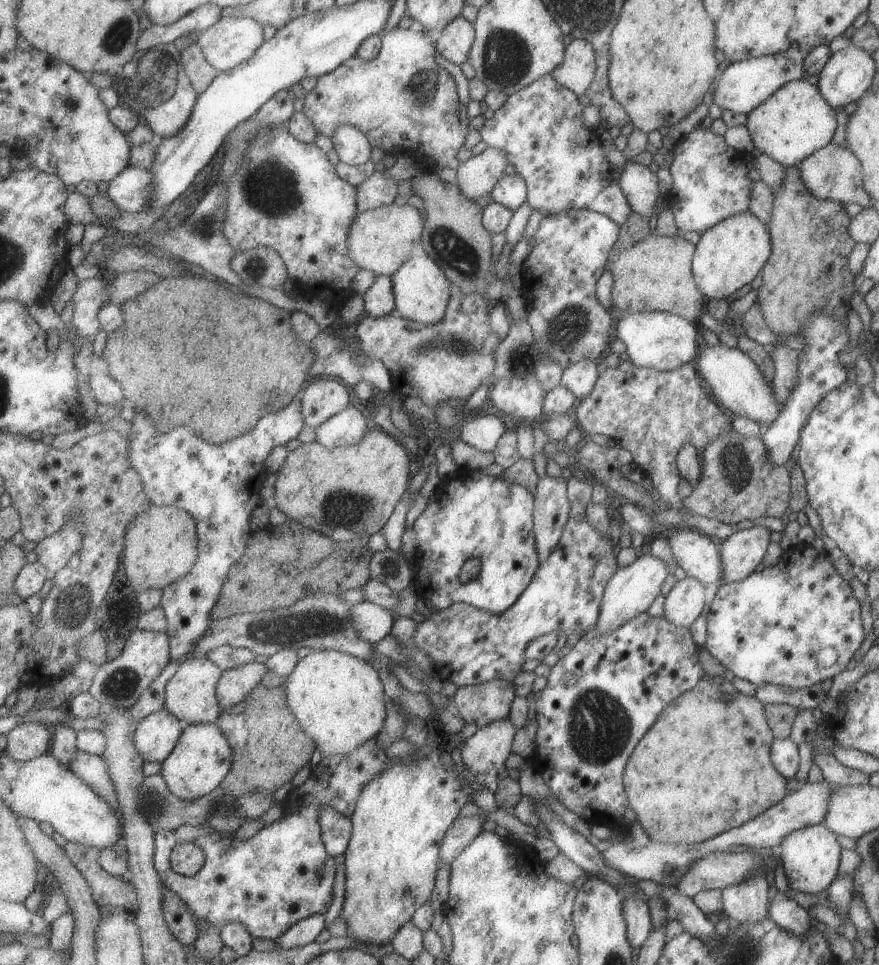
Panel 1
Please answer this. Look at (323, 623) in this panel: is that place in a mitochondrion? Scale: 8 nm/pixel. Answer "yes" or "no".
yes

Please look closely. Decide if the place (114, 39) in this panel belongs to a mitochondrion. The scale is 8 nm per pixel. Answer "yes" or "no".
yes

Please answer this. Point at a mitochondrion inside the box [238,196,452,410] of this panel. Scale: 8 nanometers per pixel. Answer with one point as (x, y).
(255, 263)

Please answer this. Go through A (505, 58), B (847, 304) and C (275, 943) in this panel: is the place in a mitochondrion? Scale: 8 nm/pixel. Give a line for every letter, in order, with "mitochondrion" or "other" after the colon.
A: mitochondrion
B: other
C: other

